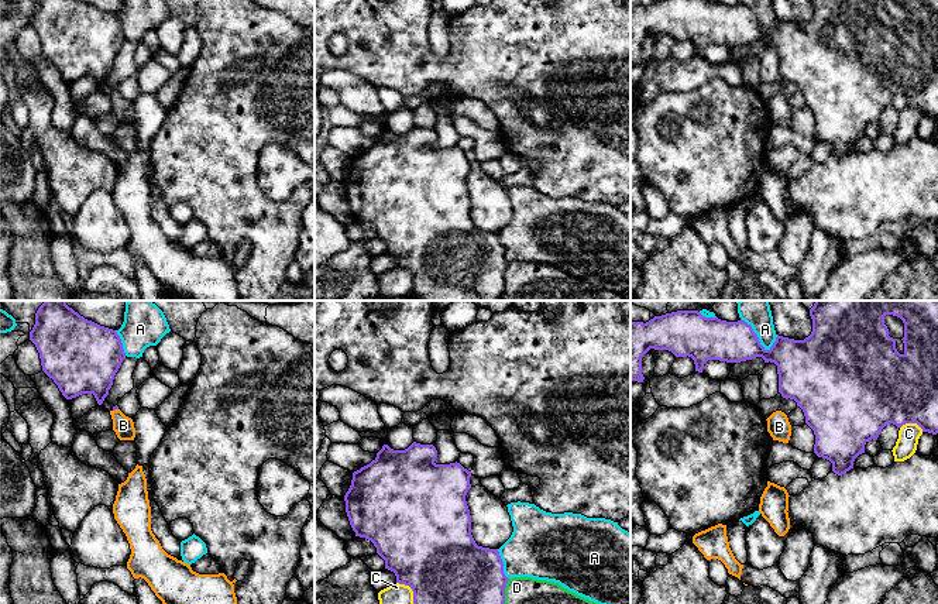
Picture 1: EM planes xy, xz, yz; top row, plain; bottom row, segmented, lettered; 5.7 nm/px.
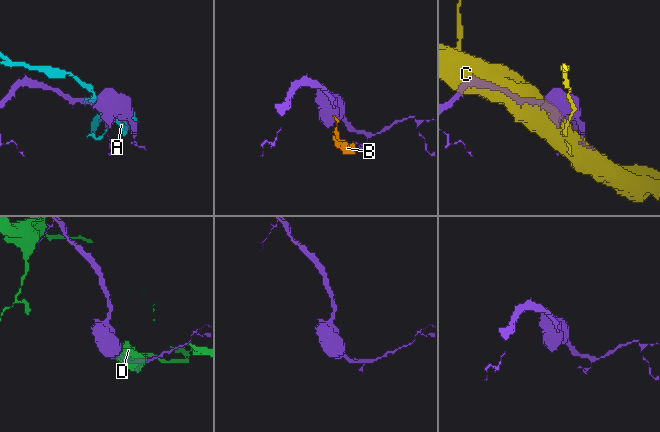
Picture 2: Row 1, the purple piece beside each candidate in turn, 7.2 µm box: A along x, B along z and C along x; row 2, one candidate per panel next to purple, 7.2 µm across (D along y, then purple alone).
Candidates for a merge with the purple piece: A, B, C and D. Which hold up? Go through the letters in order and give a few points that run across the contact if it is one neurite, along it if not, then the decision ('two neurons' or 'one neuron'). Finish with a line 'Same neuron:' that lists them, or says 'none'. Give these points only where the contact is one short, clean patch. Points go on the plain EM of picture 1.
A: two neurons
B: xy (116, 91), (114, 93), (123, 109) | one neuron
C: two neurons
D: two neurons
Same neuron: B

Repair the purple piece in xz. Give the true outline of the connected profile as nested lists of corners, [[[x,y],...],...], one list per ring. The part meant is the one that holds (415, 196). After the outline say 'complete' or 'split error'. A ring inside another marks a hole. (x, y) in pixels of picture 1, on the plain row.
[[[413,126],[405,134],[388,128],[367,150],[353,157],[344,179],[346,196],[355,220],[374,227],[385,244],[385,253],[396,260],[396,267],[413,275],[412,296],[416,301],[499,301],[505,288],[508,261],[498,233],[478,230],[471,219],[471,199],[465,179],[471,172],[471,155],[460,147],[436,148],[437,134],[433,128]]]; complete

